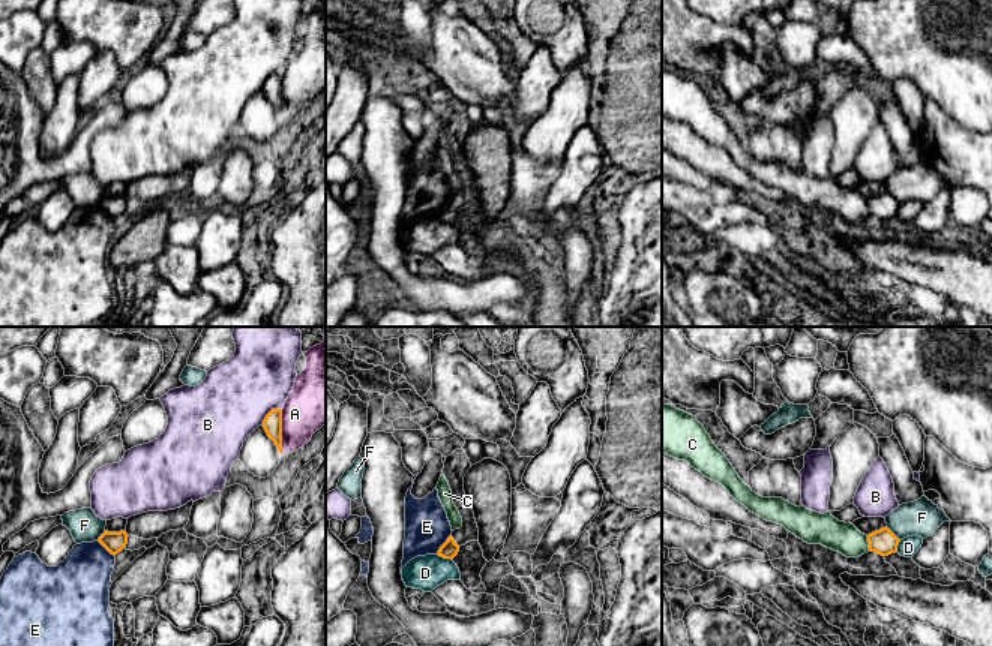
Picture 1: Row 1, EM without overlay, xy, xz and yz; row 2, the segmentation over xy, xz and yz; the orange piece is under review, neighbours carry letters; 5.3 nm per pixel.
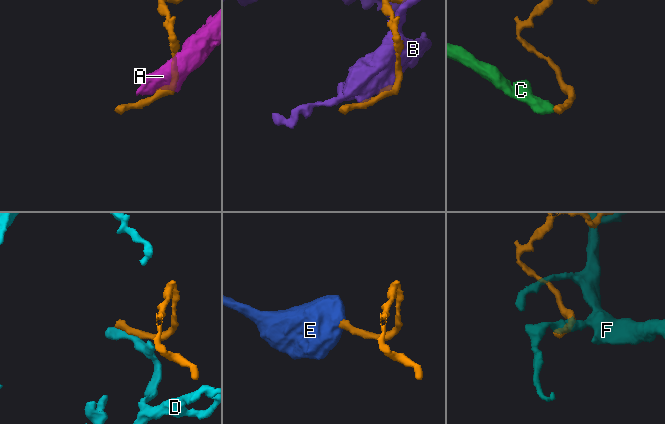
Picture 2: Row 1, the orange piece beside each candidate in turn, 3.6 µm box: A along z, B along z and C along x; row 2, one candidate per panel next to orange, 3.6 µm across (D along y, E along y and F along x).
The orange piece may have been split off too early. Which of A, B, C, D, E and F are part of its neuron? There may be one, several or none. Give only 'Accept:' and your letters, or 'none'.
Accept: none

